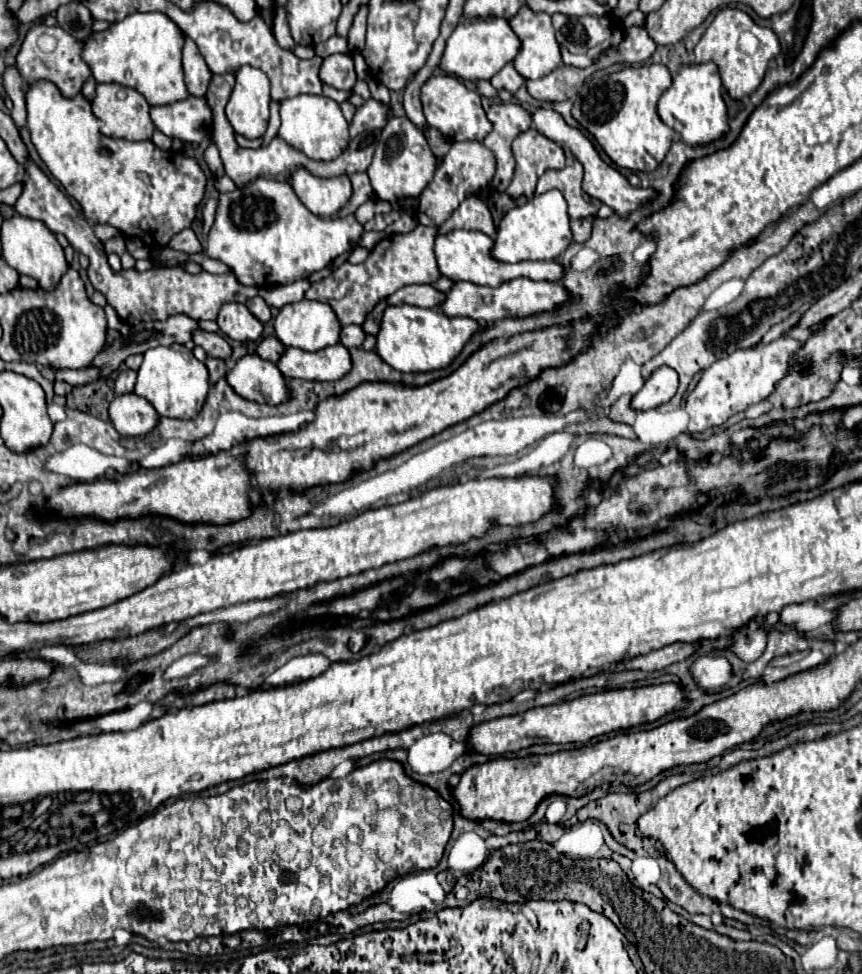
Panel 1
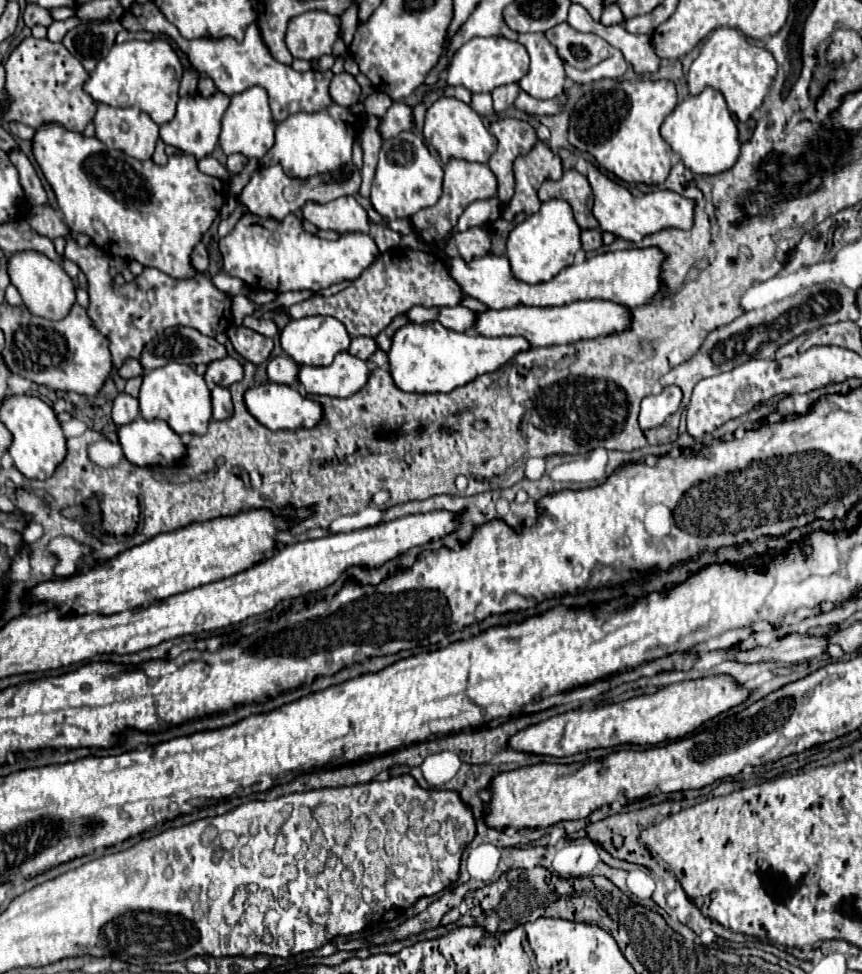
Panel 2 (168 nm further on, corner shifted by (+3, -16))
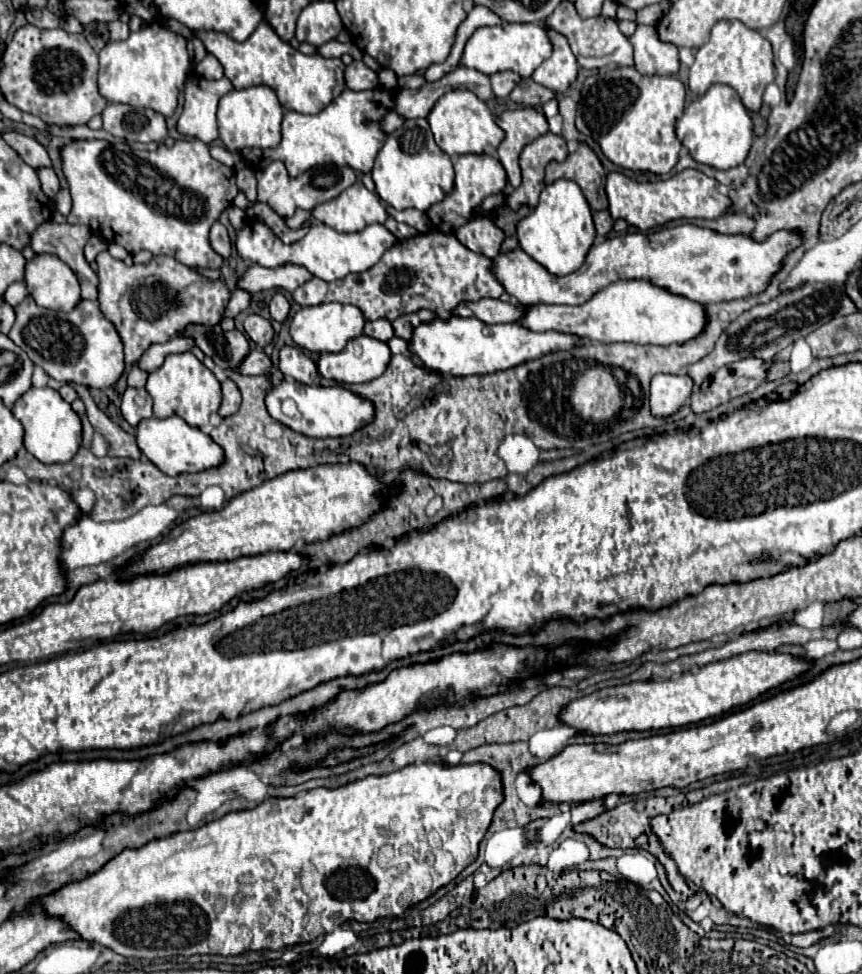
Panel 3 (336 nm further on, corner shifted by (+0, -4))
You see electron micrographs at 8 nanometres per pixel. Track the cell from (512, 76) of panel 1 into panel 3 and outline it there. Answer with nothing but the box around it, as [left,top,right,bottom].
[491,72,521,96]

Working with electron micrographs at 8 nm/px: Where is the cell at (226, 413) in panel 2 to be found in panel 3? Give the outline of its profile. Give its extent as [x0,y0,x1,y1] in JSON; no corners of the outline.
[219,380,241,416]

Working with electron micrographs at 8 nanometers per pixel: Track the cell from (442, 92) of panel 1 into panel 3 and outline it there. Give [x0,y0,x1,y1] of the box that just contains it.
[427,90,505,156]

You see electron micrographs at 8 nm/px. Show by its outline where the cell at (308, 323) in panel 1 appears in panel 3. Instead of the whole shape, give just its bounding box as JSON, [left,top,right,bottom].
[291,304,365,352]

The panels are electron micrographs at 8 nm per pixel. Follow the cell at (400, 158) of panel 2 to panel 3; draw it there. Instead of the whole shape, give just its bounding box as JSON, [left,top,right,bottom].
[373,120,453,212]

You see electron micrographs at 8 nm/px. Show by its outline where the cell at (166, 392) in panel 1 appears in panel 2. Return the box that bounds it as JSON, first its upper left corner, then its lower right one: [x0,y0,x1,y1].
[140,364,212,434]

